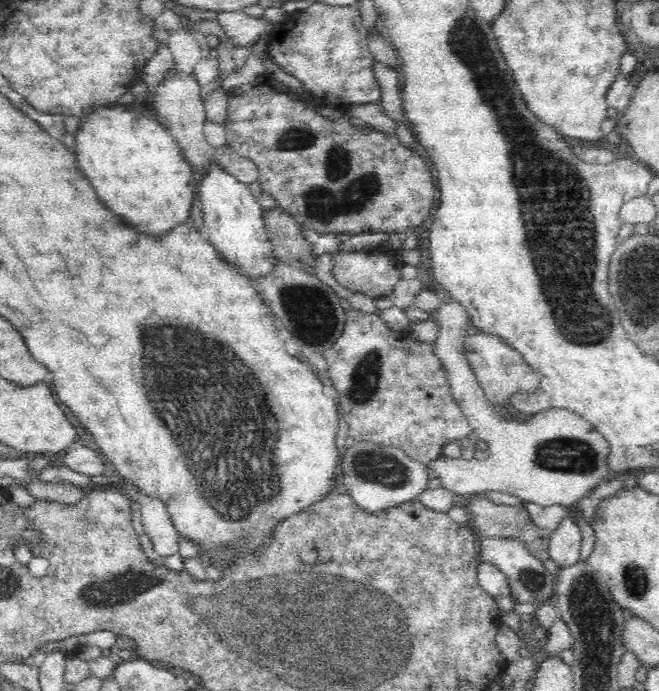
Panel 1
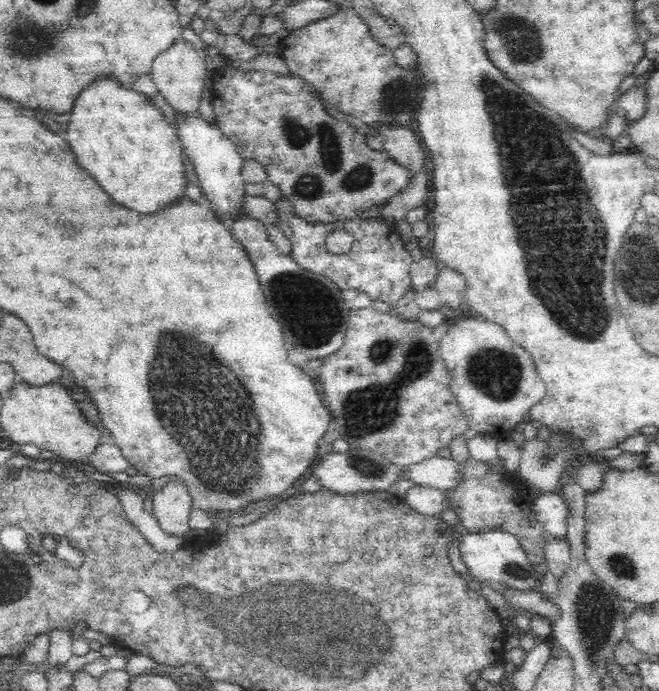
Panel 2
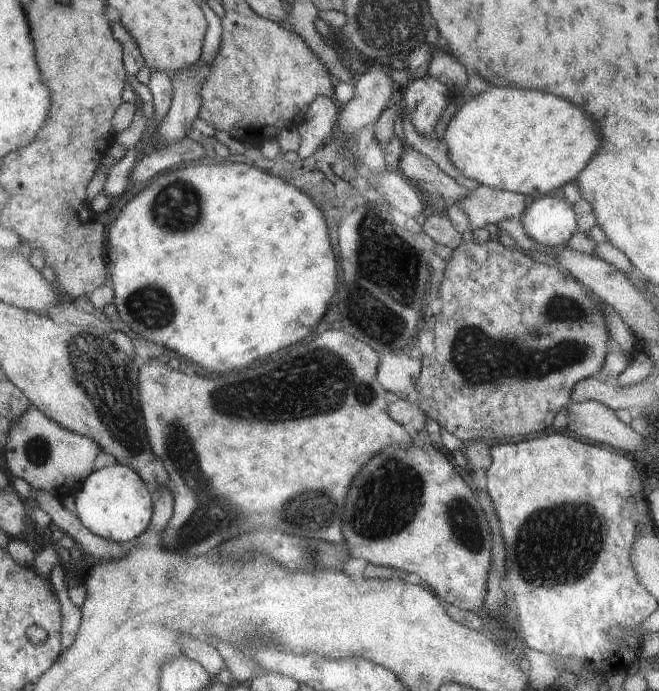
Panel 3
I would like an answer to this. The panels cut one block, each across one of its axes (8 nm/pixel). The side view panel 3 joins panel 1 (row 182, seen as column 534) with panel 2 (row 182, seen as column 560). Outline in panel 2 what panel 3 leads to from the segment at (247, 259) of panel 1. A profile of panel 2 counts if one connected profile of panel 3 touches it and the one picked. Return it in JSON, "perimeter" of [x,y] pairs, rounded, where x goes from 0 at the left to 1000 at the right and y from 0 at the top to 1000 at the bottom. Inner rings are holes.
{"perimeter":[[[303,161],[287,166],[267,164],[266,168],[266,190],[278,221],[294,240],[294,249],[305,266],[308,291],[320,298],[334,320],[364,315],[370,310],[373,263],[366,250],[370,232],[360,223],[358,210],[349,204],[349,198],[340,195],[328,177],[314,177]]]}

